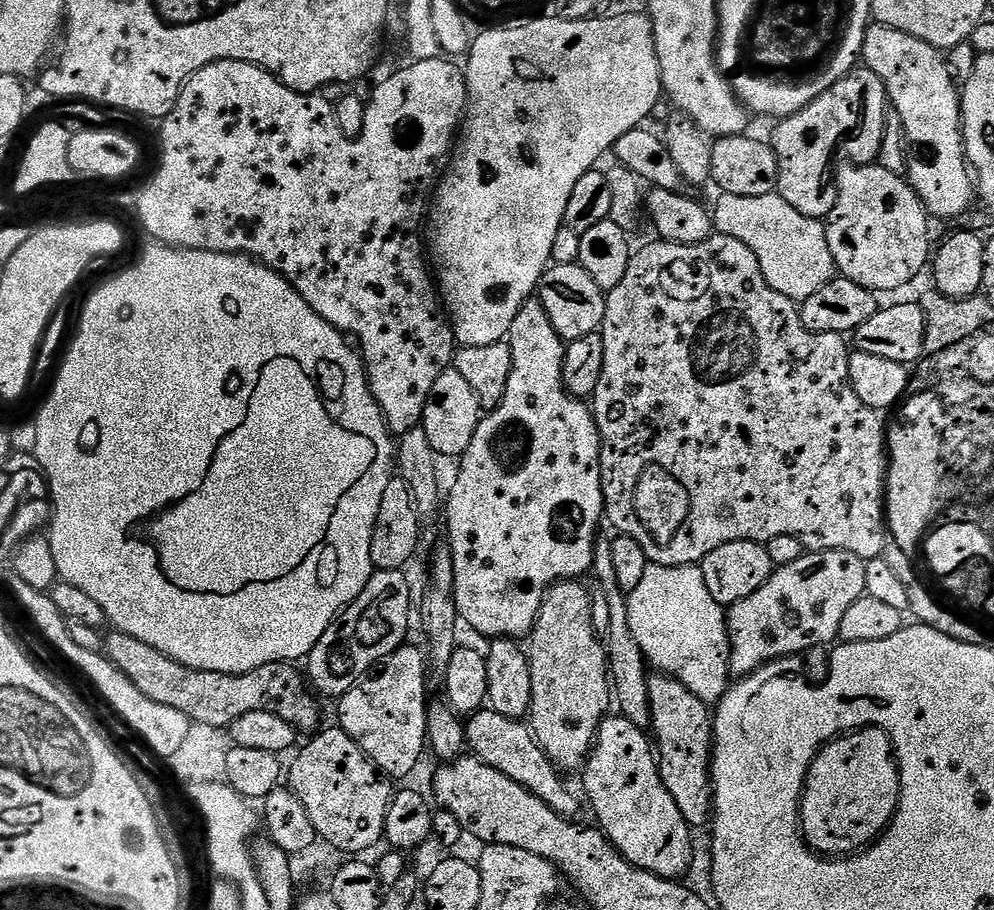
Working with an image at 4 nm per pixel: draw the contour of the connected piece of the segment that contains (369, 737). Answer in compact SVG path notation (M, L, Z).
M408 647L394 650L394 654L384 660L379 671L359 681L338 700L339 727L350 734L353 742L388 778L411 777L421 767L420 759L424 752L426 756L428 743L426 718L430 703L429 667L423 651Z

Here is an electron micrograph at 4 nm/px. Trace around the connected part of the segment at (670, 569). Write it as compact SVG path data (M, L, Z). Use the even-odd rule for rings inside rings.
M649 563L642 582L627 593L627 598L630 630L634 630L645 661L657 673L682 682L704 704L719 704L729 690L732 676L728 617L725 605L714 602L700 567Z

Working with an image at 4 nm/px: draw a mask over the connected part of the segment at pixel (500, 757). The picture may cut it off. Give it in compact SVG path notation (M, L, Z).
M485 706L467 717L464 729L468 748L476 759L486 766L494 766L494 770L506 774L506 778L514 778L518 786L542 798L542 802L546 802L546 806L550 806L550 810L554 810L558 815L575 817L575 812L580 808L575 794L564 785L564 780L560 777L563 776L561 769L557 768L542 750L542 746L532 735L531 727L527 723L506 718Z

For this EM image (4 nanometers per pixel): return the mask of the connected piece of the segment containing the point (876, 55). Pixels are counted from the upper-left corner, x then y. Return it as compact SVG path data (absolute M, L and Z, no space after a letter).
M873 22L866 30L862 60L867 71L882 78L891 107L900 115L908 143L908 183L933 217L955 221L973 207L974 176L964 155L961 89L945 53L902 30Z

